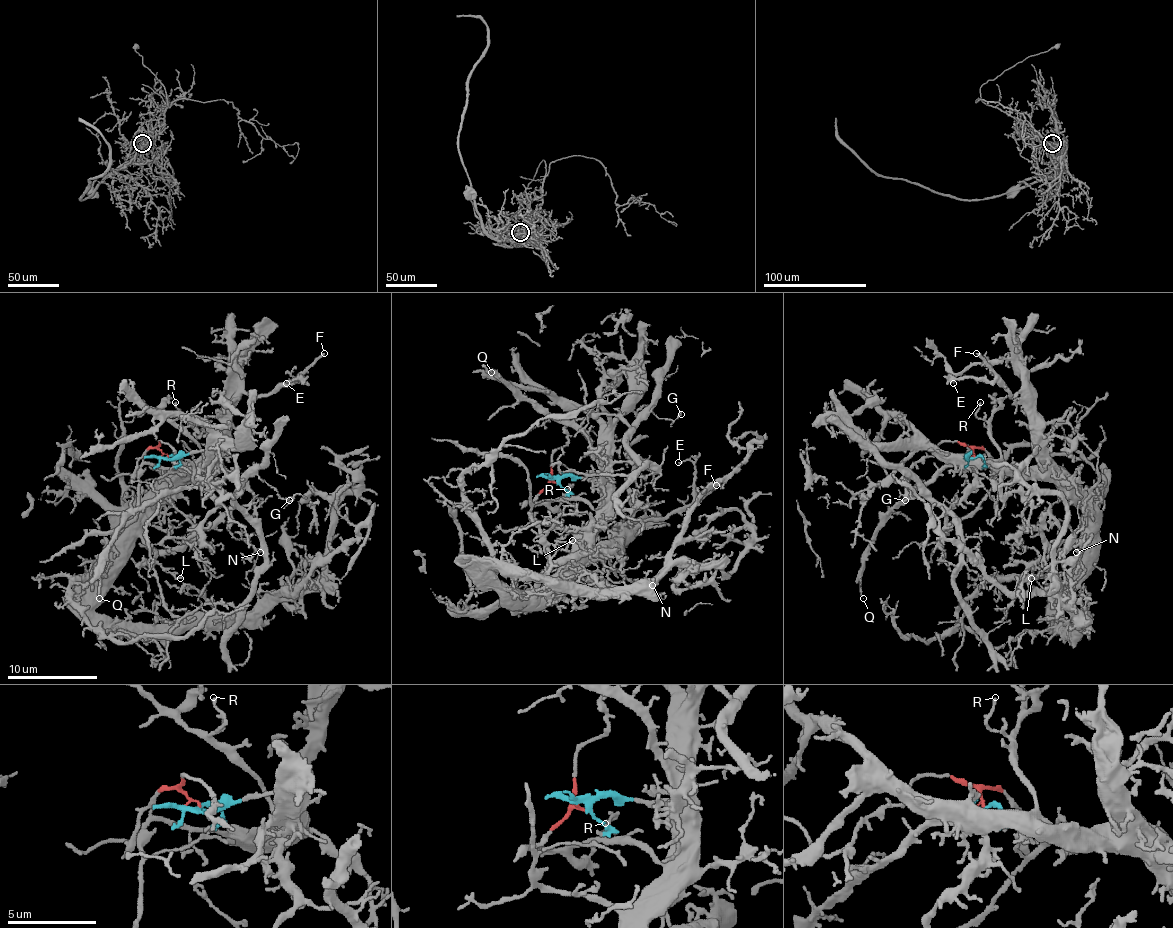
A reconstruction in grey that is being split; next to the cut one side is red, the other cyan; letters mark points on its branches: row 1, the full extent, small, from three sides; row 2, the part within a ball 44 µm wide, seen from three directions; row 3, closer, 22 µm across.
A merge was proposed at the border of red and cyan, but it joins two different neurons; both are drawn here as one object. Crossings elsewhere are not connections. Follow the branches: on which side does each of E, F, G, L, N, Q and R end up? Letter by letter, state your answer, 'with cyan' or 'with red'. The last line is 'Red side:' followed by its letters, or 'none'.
E: with cyan
F: with cyan
G: with red
L: with cyan
N: with cyan
Q: with cyan
R: with cyan
Red side: G

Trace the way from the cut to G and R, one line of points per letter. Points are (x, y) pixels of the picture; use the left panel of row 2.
G: (167, 458), (158, 446), (161, 442), (176, 455), (172, 462), (235, 496), (240, 487), (255, 473), (289, 500)
R: (165, 458), (199, 451), (213, 453), (210, 460), (174, 422), (179, 415), (174, 401)

